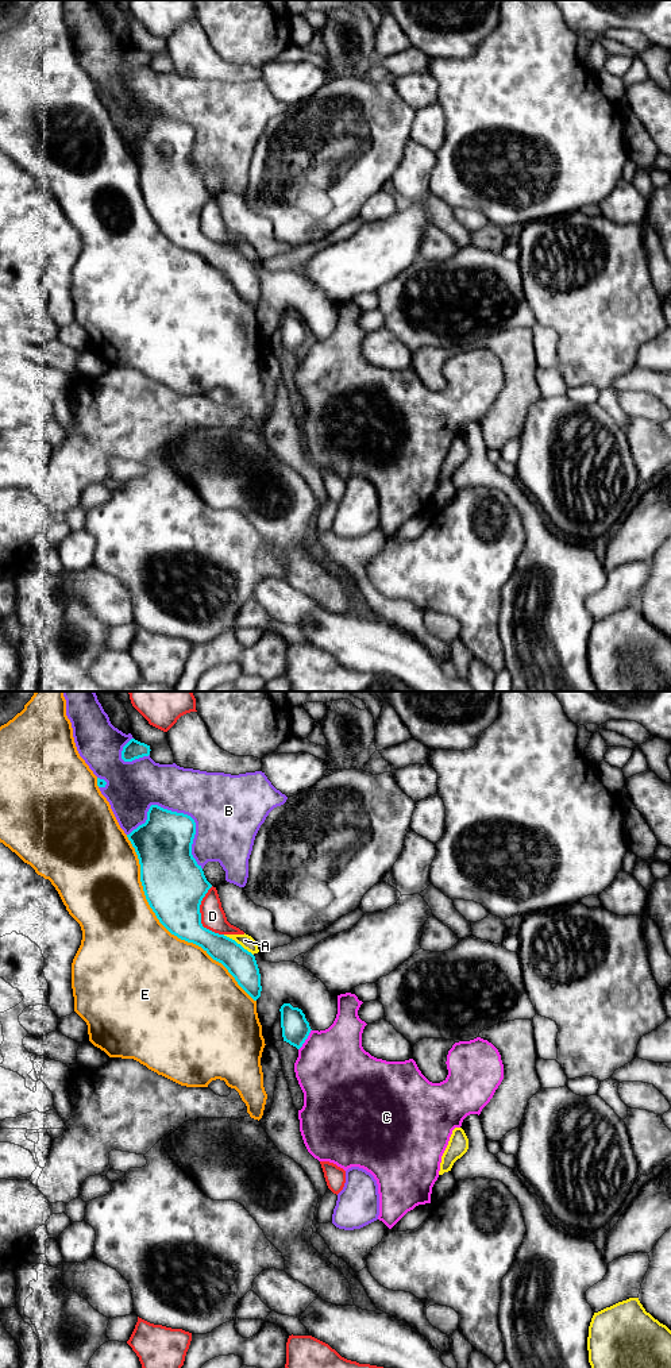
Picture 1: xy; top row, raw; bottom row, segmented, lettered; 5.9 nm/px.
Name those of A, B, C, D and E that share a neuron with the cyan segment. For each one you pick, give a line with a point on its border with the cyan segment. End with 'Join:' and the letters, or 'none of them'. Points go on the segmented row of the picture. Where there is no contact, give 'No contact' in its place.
Join: none of them

